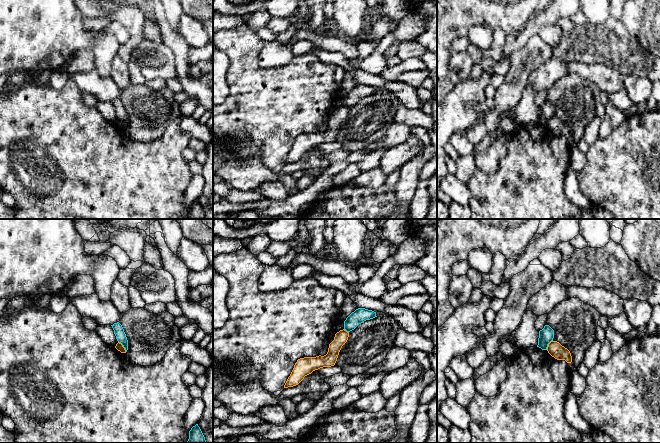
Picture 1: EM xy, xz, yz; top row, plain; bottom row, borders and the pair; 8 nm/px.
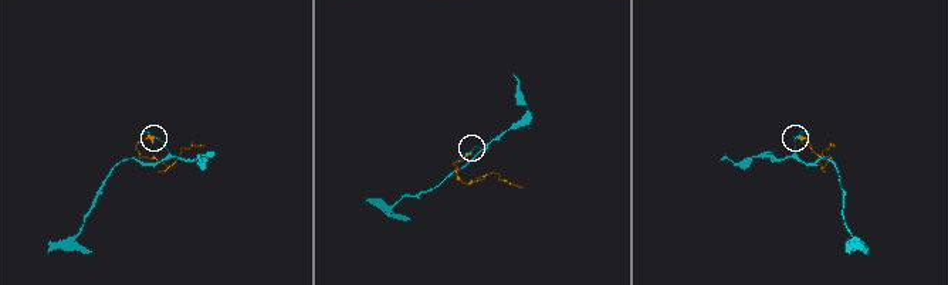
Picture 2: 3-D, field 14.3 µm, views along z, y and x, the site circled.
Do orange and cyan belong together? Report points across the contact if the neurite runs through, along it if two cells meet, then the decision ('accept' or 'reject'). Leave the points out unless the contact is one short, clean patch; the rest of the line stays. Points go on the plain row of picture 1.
reject

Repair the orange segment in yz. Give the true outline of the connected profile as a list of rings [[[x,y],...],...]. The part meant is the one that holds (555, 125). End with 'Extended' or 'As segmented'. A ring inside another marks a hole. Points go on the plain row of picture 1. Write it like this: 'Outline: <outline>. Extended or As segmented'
Outline: [[[551,117],[547,123],[548,129],[557,136],[565,136],[567,139],[572,138],[570,127],[557,117]]]. As segmented

